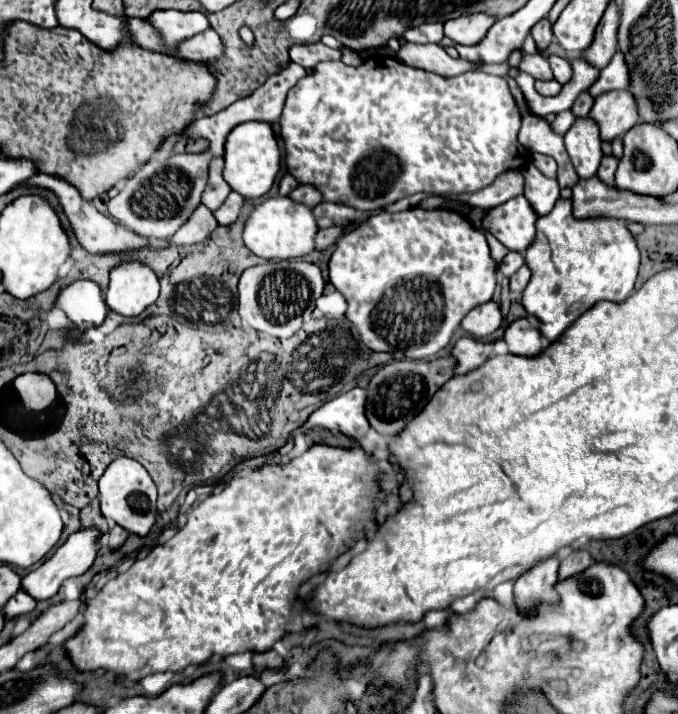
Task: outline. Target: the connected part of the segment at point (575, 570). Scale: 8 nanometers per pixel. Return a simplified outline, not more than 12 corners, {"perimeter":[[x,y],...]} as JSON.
{"perimeter":[[576,548],[560,562],[560,578],[592,564],[588,550]]}

